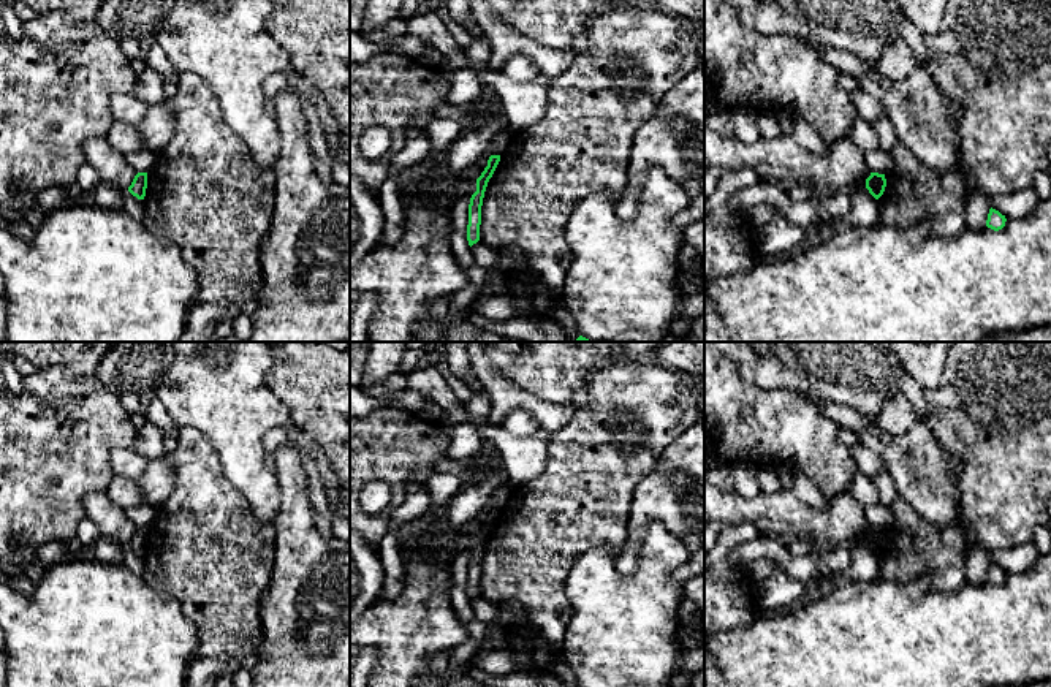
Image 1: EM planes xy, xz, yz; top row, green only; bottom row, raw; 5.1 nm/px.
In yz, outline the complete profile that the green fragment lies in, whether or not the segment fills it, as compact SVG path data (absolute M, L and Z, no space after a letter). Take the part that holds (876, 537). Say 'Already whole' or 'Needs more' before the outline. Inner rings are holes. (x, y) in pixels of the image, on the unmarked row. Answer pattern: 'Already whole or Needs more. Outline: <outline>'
Already whole. Outline: M871 527L871 530L866 533L866 543L875 554L878 554L883 549L885 541L886 541L885 529Z

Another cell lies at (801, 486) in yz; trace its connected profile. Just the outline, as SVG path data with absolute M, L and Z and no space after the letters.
M776 470L782 484L782 489L791 491L801 502L812 505L817 510L826 510L831 499L826 499L820 489L804 475L791 470Z

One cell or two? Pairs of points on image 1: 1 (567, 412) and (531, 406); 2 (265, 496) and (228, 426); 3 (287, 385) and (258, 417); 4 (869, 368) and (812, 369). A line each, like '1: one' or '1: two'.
1: one
2: one
3: two
4: one

